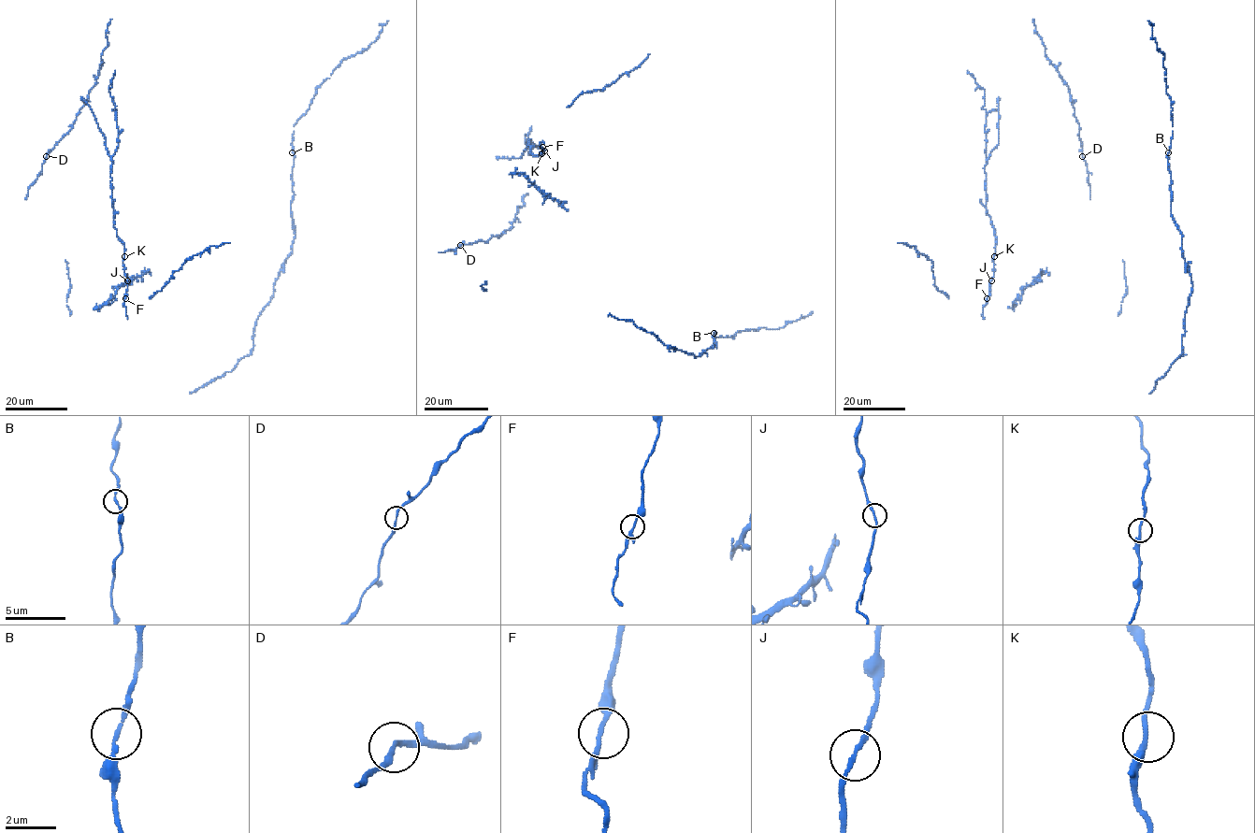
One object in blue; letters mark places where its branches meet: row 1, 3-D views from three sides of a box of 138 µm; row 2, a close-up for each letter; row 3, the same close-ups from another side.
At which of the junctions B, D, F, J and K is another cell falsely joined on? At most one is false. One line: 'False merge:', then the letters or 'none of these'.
False merge: none of these

